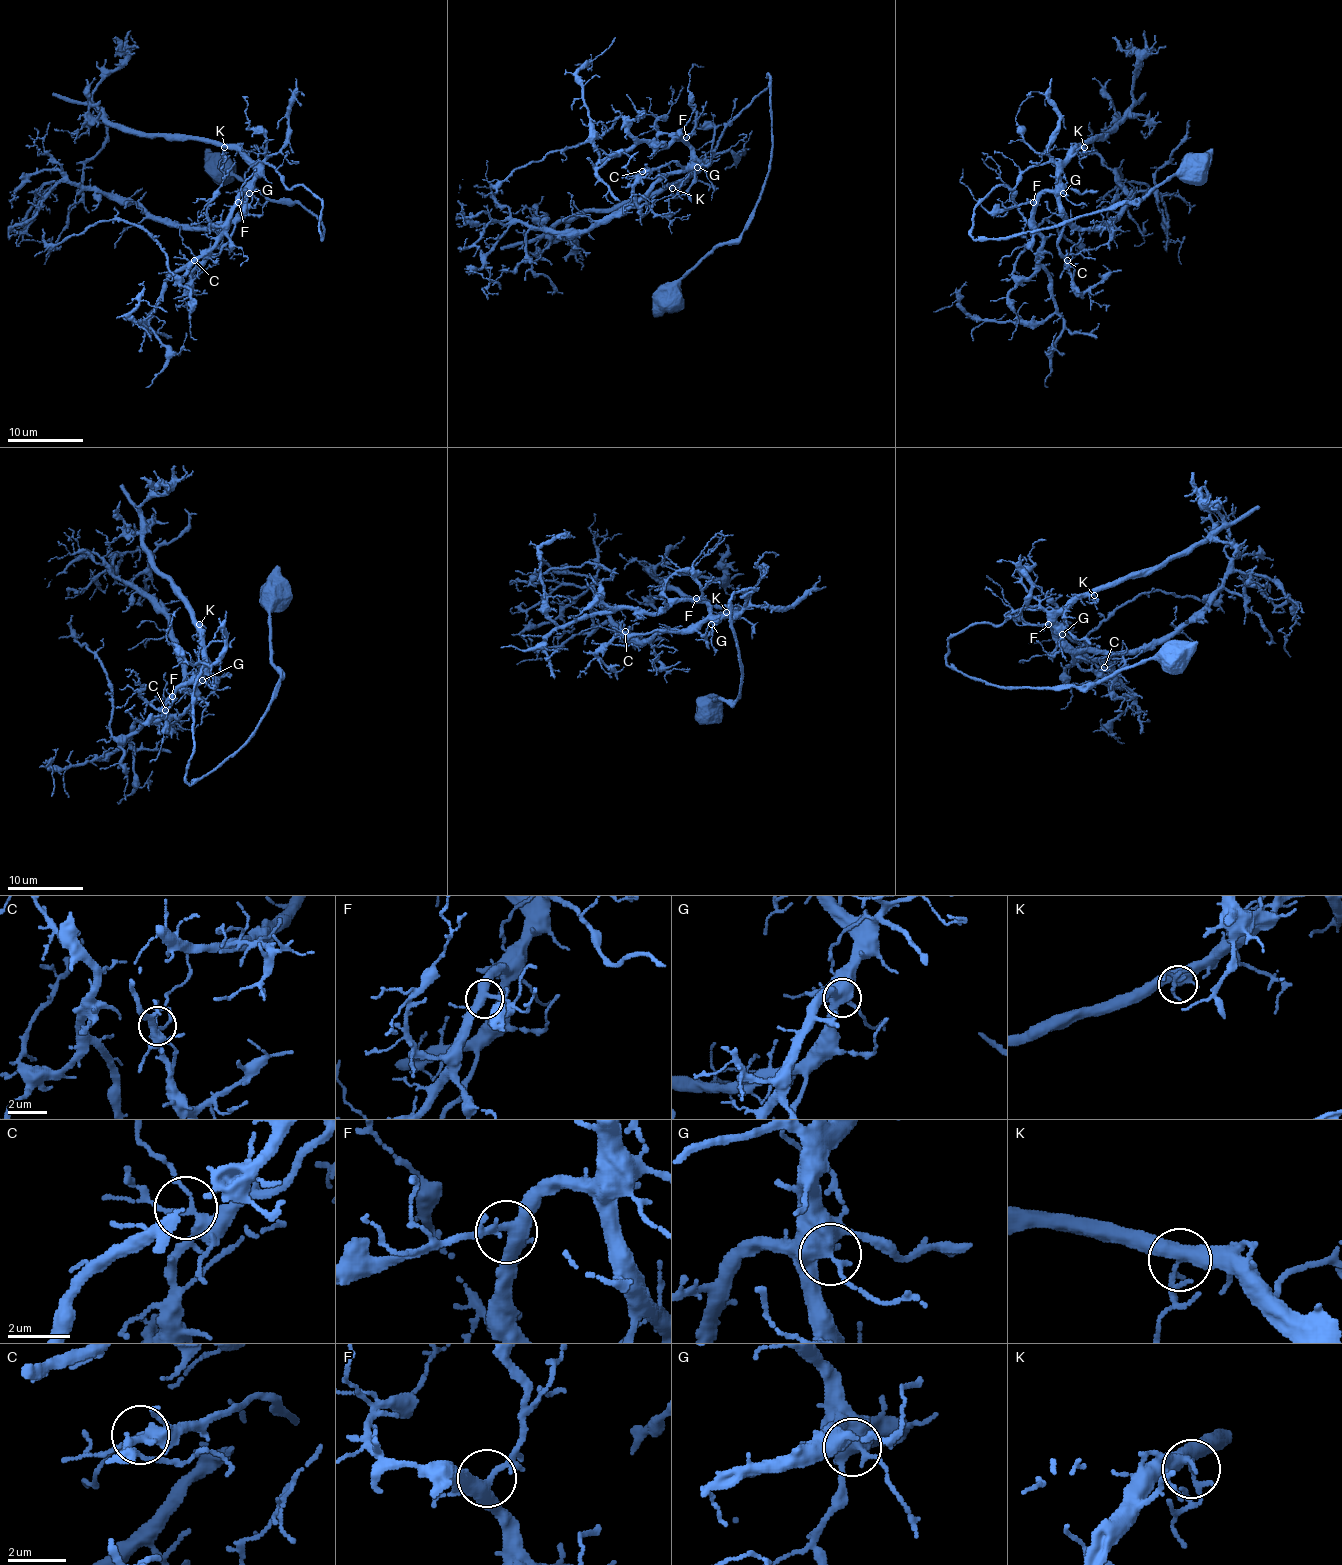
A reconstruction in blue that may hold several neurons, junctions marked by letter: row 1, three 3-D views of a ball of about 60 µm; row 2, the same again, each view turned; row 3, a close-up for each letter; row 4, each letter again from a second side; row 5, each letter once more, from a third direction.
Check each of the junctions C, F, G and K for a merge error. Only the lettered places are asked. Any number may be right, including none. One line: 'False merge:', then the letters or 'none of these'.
False merge: none of these

